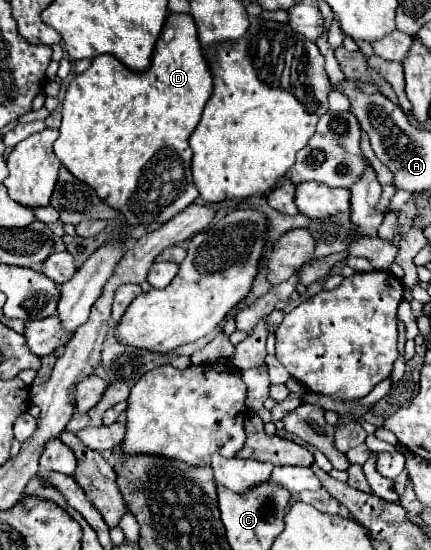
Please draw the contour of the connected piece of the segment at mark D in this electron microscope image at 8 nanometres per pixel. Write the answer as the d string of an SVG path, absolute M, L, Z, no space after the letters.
M181 17L183 21L175 21L175 37L169 43L163 39L157 41L147 71L137 73L119 63L113 55L99 55L85 73L73 77L63 101L63 123L53 143L55 155L77 179L93 187L97 195L105 195L105 201L117 207L131 227L153 221L165 223L197 197L189 171L191 149L187 139L197 127L203 107L213 93L213 75L199 45L193 17Z

